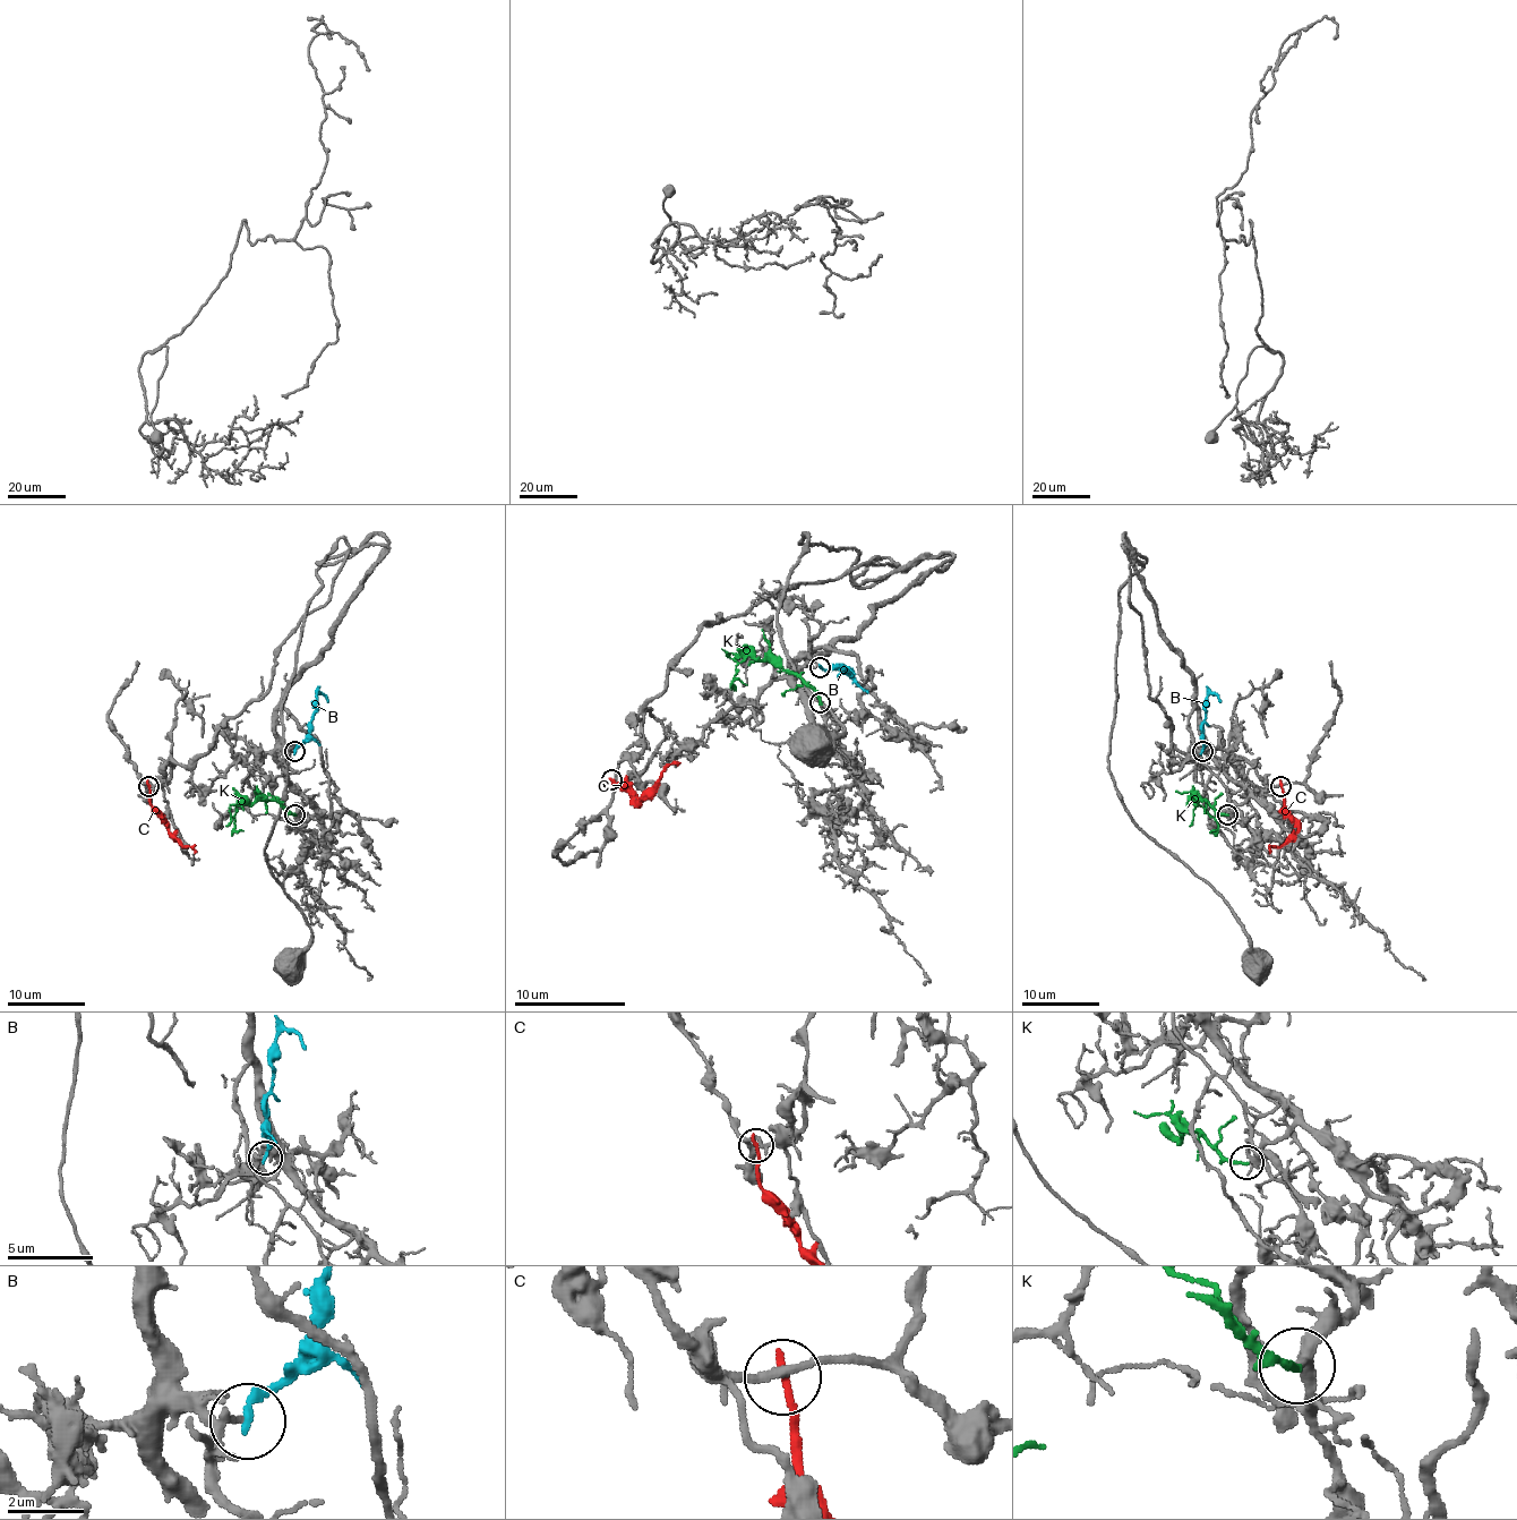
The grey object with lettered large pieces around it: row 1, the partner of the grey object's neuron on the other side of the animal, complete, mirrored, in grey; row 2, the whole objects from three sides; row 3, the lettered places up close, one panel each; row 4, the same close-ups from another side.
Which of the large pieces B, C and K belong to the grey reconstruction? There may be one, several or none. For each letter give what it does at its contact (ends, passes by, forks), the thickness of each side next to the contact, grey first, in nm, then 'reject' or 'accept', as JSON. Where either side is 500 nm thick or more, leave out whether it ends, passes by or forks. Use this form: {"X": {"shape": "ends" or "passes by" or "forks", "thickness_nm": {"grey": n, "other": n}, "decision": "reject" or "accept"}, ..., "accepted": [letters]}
{"B": {"shape": "ends", "thickness_nm": {"grey": 160, "other": 200}, "decision": "reject"}, "C": {"shape": "ends", "thickness_nm": {"grey": 220, "other": 240}, "decision": "reject"}, "K": {"shape": "ends", "thickness_nm": {"grey": 240, "other": 200}, "decision": "accept"}, "accepted": ["K"]}

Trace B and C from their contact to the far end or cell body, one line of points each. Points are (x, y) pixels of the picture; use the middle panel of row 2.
B: (821, 666), (851, 674), (868, 693)
C: (613, 780), (637, 802), (671, 763), (679, 763)

